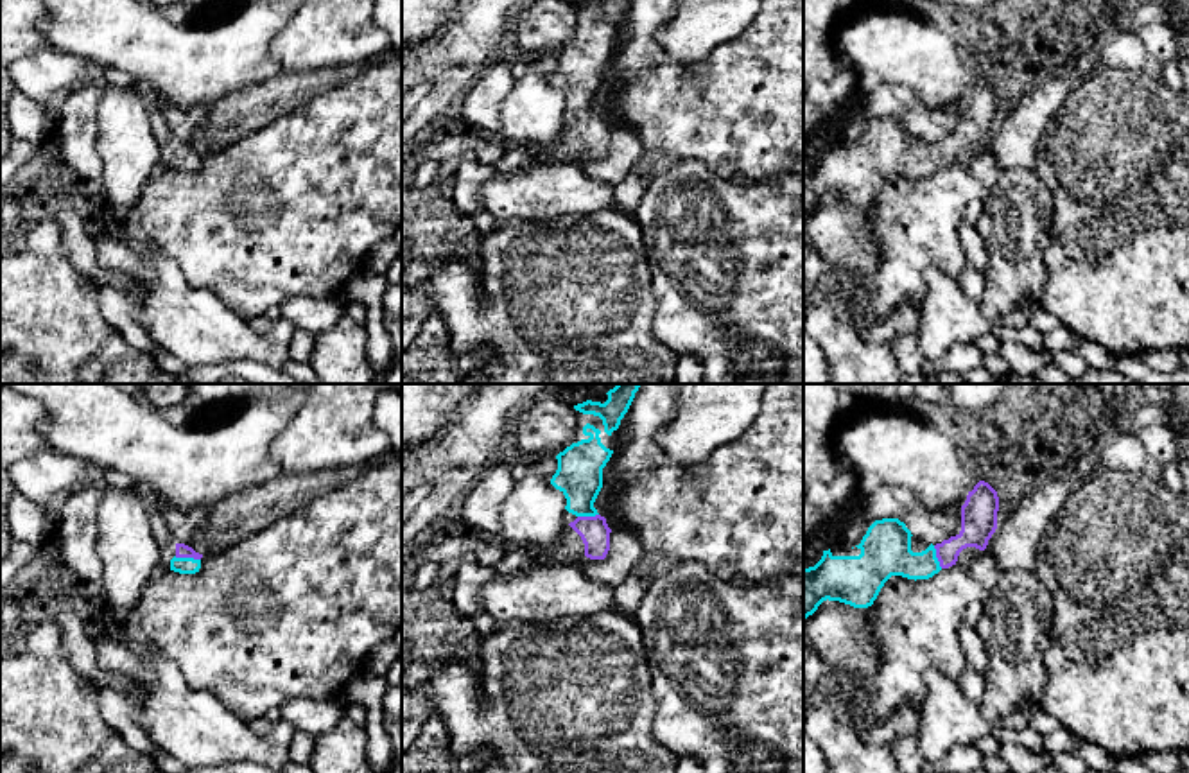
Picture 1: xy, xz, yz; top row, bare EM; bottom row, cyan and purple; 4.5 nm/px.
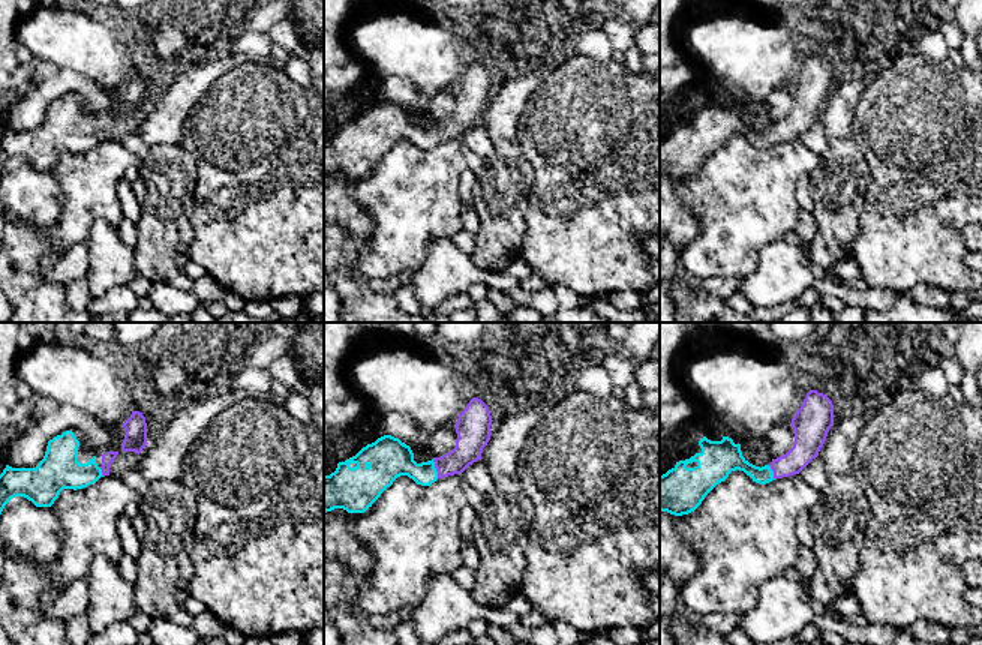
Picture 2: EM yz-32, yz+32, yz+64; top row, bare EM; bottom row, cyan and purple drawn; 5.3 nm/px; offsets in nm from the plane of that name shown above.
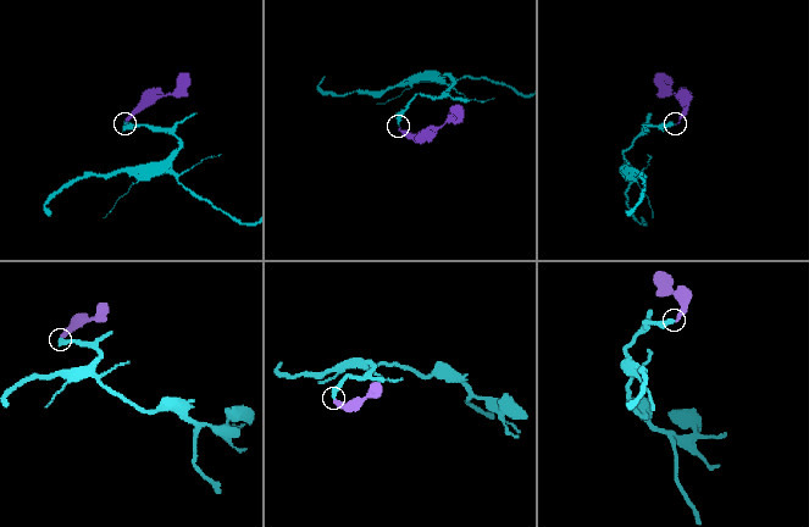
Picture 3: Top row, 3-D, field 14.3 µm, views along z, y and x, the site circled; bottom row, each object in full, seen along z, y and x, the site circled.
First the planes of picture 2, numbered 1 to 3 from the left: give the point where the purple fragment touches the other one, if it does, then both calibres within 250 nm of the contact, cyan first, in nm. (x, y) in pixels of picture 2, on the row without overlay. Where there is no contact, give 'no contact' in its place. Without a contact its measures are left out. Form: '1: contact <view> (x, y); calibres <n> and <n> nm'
1: contact yz-32 (101, 137); calibres 220 and 70 nm
2: contact yz+32 (435, 132); calibres 220 and 160 nm
3: contact yz+64 (772, 137); calibres 150 and 150 nm

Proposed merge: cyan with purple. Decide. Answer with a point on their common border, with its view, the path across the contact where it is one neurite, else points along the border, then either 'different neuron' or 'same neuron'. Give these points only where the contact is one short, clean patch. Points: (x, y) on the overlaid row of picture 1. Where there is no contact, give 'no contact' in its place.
meets cyan in xy at (187, 558); runs through xy (183, 565), (187, 558), (182, 551); same neuron

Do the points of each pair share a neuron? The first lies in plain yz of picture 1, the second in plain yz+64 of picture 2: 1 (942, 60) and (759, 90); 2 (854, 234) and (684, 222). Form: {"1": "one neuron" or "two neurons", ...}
{"1": "one neuron", "2": "one neuron"}

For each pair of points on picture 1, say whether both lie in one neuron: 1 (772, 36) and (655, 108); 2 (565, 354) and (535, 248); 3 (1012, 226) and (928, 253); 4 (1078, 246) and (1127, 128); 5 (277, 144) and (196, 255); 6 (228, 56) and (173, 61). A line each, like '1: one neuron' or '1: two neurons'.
1: one neuron
2: one neuron
3: two neurons
4: one neuron
5: one neuron
6: one neuron

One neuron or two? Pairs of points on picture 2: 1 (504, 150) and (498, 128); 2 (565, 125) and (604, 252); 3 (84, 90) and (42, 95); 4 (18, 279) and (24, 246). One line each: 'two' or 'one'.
1: two
2: one
3: one
4: one

